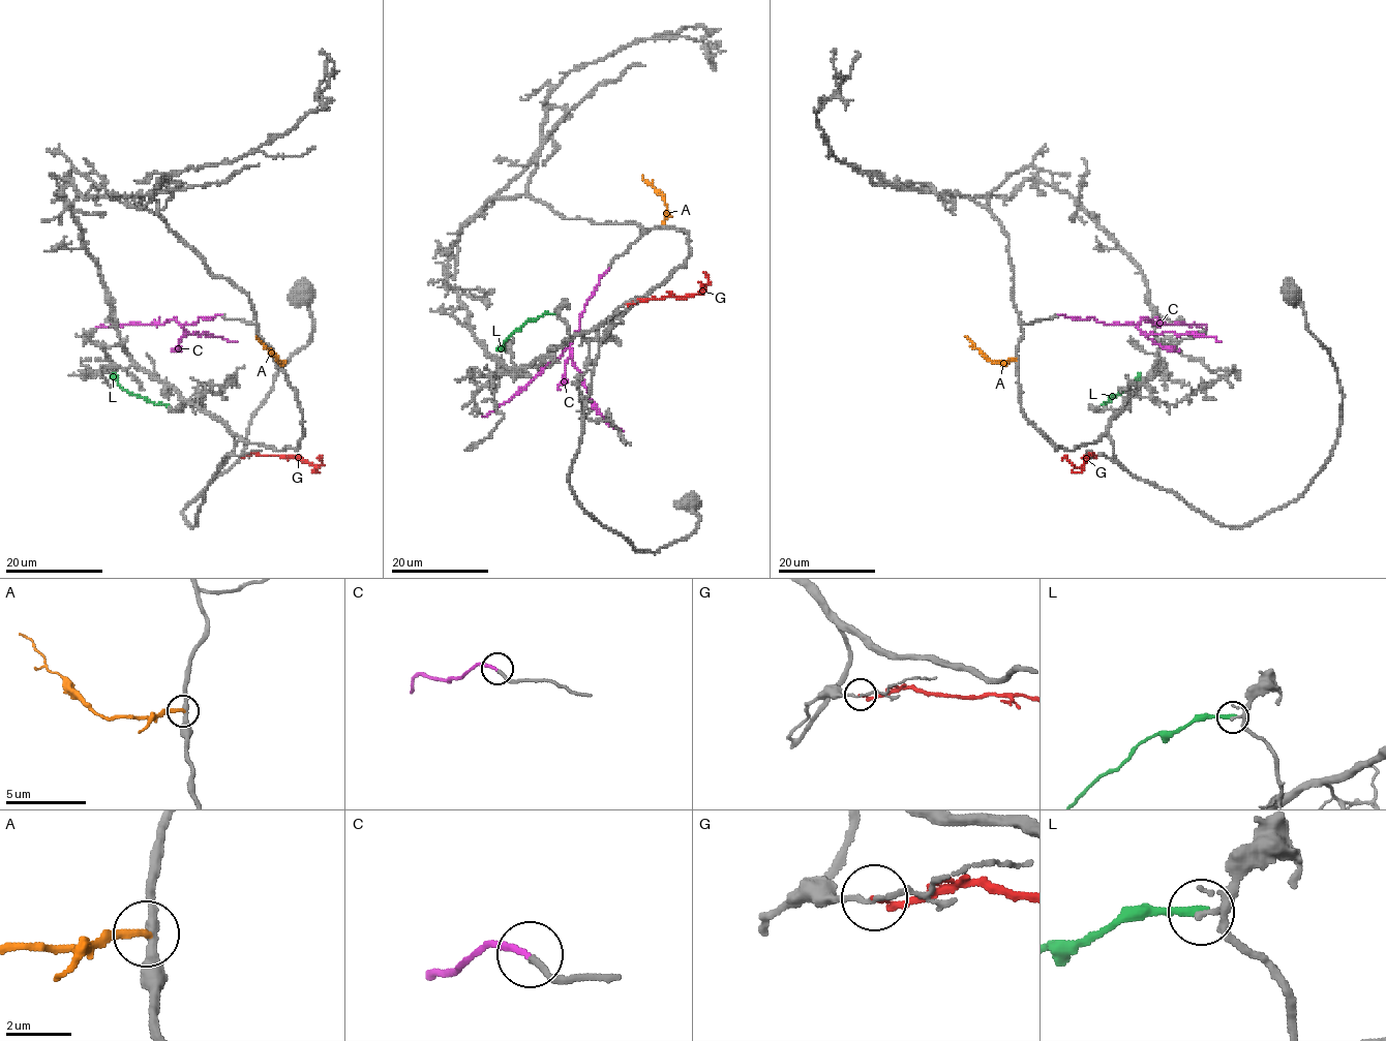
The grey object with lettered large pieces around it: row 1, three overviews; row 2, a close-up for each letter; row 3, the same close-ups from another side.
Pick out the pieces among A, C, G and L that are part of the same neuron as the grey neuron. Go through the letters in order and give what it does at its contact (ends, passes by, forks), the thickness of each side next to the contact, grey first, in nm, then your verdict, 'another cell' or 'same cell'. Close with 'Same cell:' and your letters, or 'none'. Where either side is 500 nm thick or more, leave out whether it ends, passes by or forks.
A: it ends there; 340 nm thick on the grey side, 200 nm on the other; another cell
C: it ends there; 170 nm thick on the grey side, 170 nm on the other; same cell
G: it ends there; 140 nm thick on the grey side, 150 nm on the other; another cell
L: it ends there; 130 nm thick on the grey side, 280 nm on the other; another cell
Same cell: C

